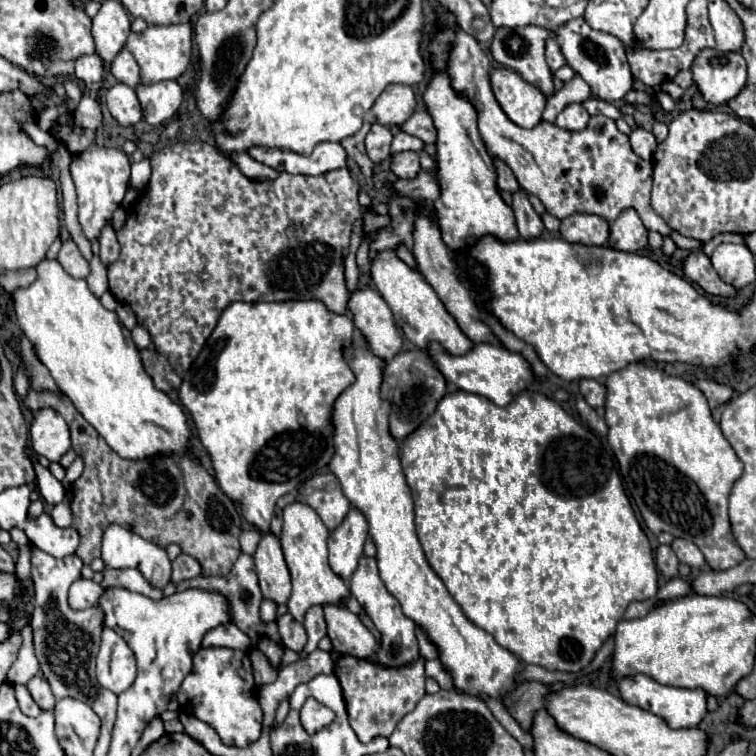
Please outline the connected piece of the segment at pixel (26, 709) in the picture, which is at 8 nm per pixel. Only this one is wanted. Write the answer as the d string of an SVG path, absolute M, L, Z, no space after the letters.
M14 685L14 693L16 693L16 701L20 705L20 711L28 717L38 717L42 713L42 709L36 705L36 701L30 697L28 689L24 685Z

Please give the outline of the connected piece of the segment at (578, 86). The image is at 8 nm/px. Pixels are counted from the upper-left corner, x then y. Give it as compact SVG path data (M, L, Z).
M576 75L572 81L564 83L564 87L562 87L560 91L556 91L556 93L548 99L542 119L548 121L548 123L554 123L554 121L556 121L556 115L558 115L566 105L570 105L570 103L582 103L582 101L586 101L590 95L592 95L592 93L590 93L588 83L586 83L580 75Z

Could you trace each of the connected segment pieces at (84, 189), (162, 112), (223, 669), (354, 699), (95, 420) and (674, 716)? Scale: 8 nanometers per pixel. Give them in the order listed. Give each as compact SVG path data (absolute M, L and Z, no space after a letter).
M92 145L86 151L72 157L70 171L78 193L78 207L80 207L78 219L86 237L92 241L100 235L102 227L110 223L112 213L120 207L124 199L124 193L128 189L128 179L130 179L130 159L118 149Z
M160 81L154 85L138 85L136 87L144 121L152 127L158 127L170 121L184 99L184 91L176 81Z
M200 647L194 655L192 671L178 691L180 711L208 723L224 745L246 747L260 737L262 709L256 699L256 683L246 651L228 647Z
M332 651L332 657L334 657L334 673L344 691L350 725L362 743L368 743L374 737L388 737L394 731L394 727L402 721L402 717L410 713L416 707L416 703L426 695L424 659L418 659L416 663L404 669L386 669L366 659L340 655L336 651Z
M44 257L36 265L36 281L28 287L14 289L12 301L18 327L34 345L36 357L48 367L58 389L70 397L82 417L120 457L136 459L168 453L168 449L190 449L192 433L188 429L184 411L166 393L160 393L152 385L152 379L144 373L138 347L134 345L130 331L120 325L120 319L114 311L108 311L100 305L100 299L90 293L84 279L74 279L56 259Z
M638 673L638 675L632 675L632 677L620 679L618 681L618 691L620 691L620 697L628 705L636 705L644 711L654 713L656 717L664 719L668 723L668 727L672 727L672 729L696 727L702 721L702 717L706 715L706 693L702 689L682 689L682 687L660 685L652 677Z

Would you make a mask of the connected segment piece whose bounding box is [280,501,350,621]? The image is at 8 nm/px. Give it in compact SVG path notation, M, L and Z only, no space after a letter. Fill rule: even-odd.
M294 501L284 507L280 541L292 577L292 595L288 599L288 611L294 615L296 621L304 621L304 615L312 605L340 605L340 599L350 595L346 583L340 581L340 577L336 577L336 573L332 573L328 565L326 559L328 535L330 531L310 505Z

